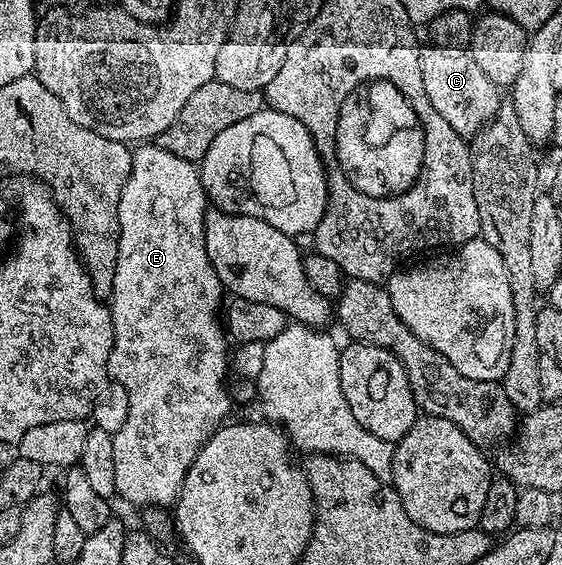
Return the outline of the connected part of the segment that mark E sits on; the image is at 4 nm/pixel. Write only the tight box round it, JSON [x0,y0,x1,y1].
[108,144,233,508]

